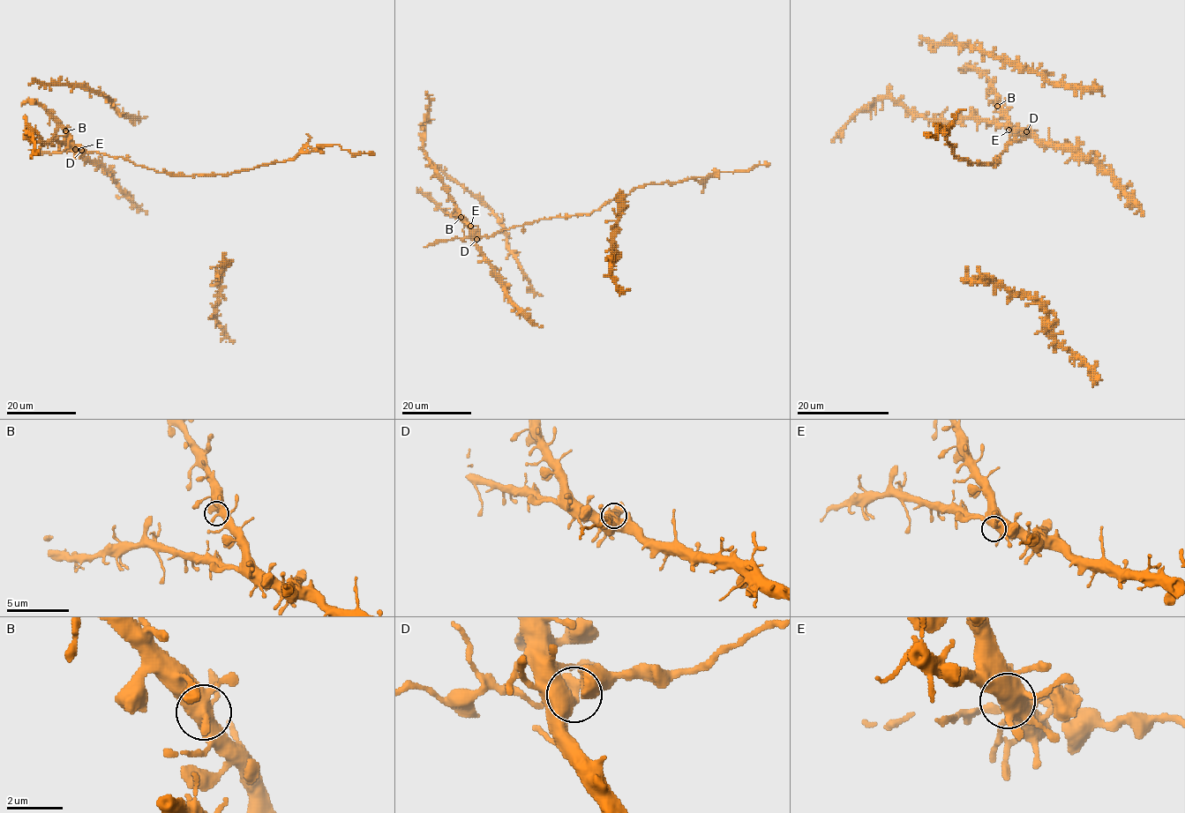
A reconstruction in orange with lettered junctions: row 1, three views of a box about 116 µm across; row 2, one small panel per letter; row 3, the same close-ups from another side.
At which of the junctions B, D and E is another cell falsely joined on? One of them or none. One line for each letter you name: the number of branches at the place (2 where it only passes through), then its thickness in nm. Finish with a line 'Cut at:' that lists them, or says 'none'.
D: Branches: 4. Thickness 320 nm
Cut at: D

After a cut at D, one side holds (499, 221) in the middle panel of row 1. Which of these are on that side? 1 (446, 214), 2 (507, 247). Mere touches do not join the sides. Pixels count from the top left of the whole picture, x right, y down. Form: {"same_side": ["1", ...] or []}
{"same_side": ["1", "2"]}

